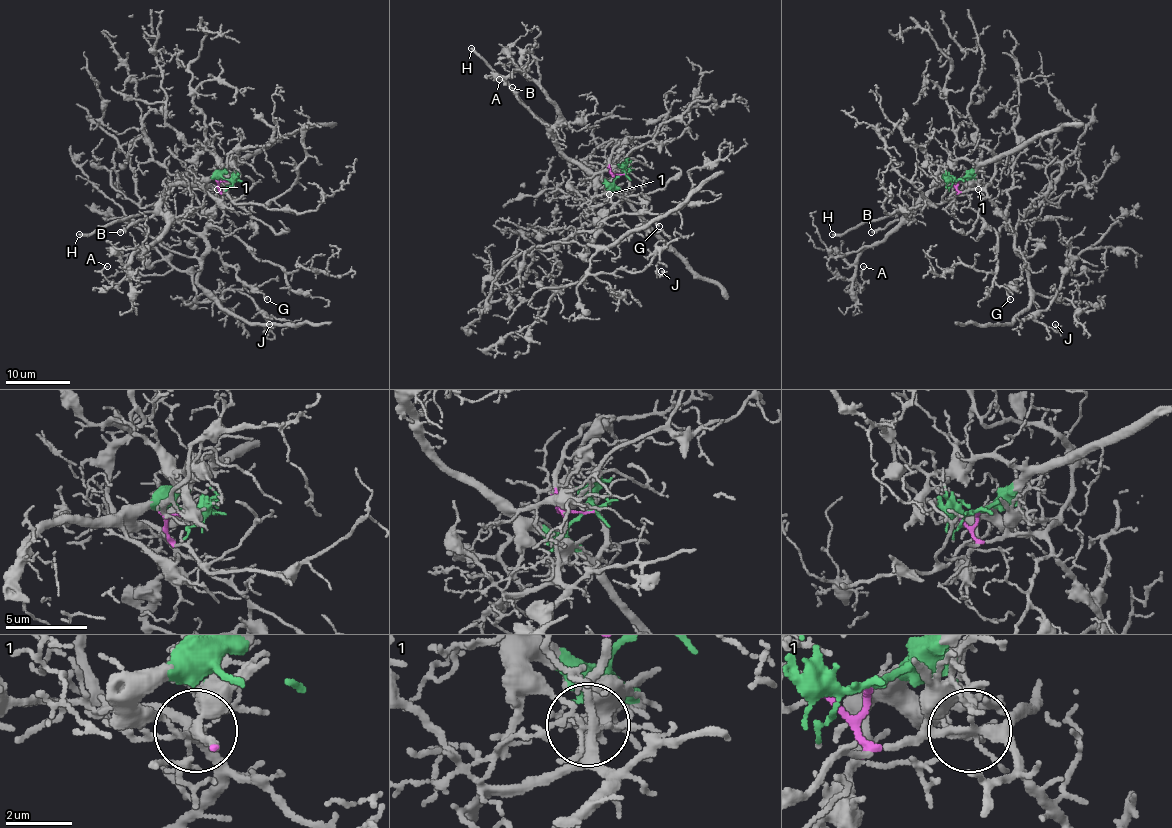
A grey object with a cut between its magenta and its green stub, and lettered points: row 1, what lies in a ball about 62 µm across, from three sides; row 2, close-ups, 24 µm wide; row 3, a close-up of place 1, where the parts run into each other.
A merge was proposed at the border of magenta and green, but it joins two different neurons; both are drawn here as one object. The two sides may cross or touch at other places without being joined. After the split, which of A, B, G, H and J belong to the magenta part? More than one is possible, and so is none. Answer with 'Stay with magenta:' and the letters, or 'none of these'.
Stay with magenta: G, J

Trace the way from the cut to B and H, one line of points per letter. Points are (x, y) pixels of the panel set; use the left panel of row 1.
B: (229, 181), (209, 177), (198, 182), (177, 182), (164, 193), (159, 208), (151, 216), (135, 221), (119, 232)
H: (229, 181), (209, 177), (177, 182), (153, 211), (113, 221), (90, 234), (79, 234)

